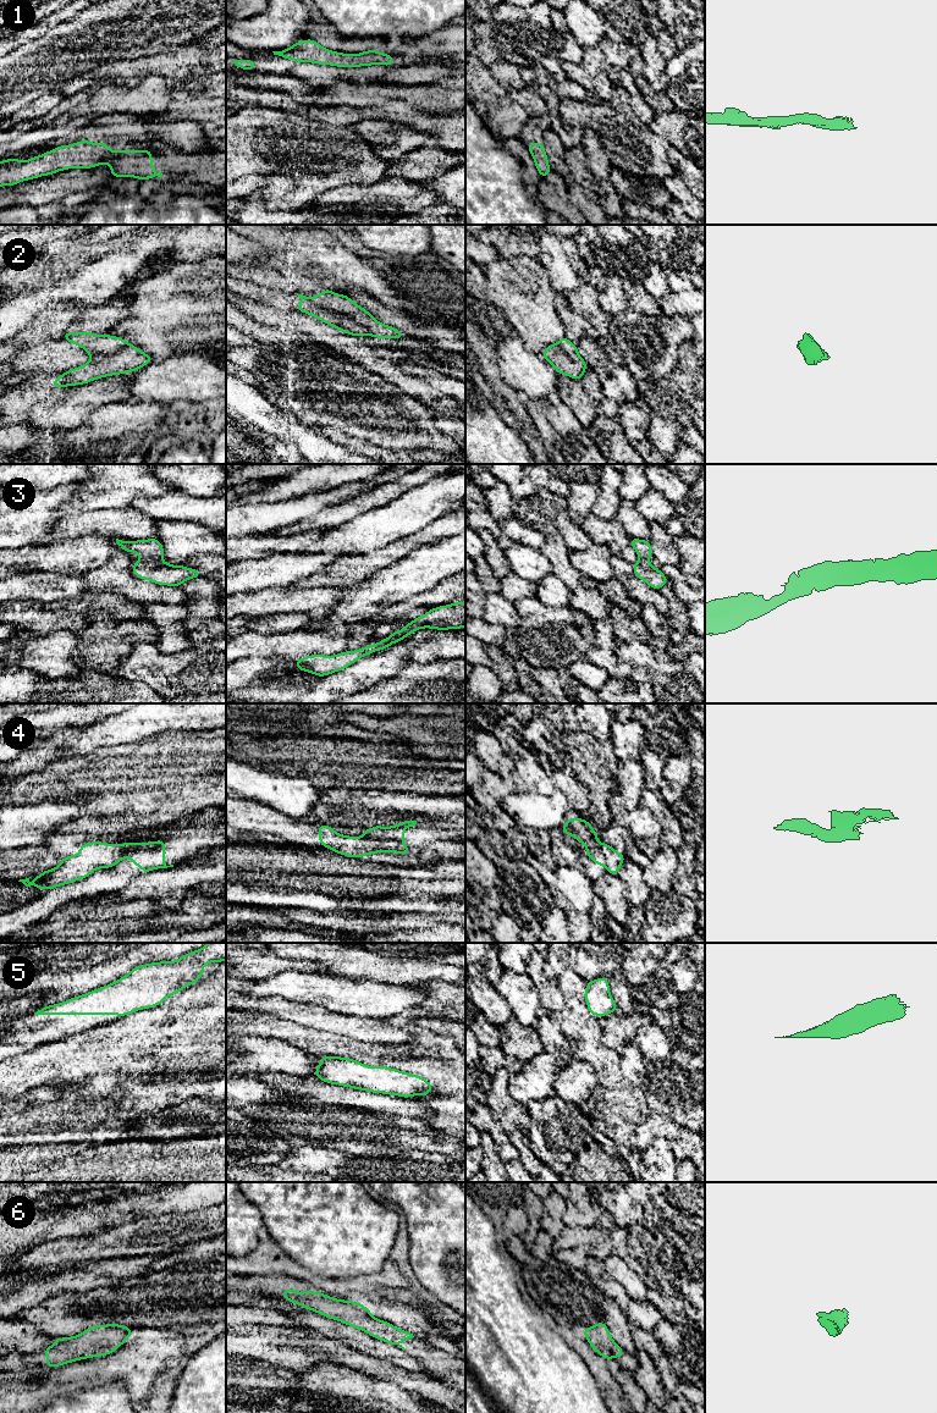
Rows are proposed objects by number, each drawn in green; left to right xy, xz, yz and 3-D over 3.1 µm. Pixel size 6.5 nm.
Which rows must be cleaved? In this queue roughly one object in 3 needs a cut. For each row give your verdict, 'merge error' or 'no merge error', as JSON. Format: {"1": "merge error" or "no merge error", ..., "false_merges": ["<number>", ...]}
{"1": "no merge error", "2": "merge error", "3": "no merge error", "4": "merge error", "5": "no merge error", "6": "no merge error", "false_merges": ["2", "4"]}

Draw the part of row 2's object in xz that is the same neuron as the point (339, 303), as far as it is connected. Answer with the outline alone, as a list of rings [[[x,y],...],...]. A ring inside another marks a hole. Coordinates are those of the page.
[[[325,288],[310,298],[316,305],[343,314],[365,329],[364,335],[376,338],[401,340],[406,336],[397,329],[379,322],[369,311],[353,302],[348,296],[338,294]]]

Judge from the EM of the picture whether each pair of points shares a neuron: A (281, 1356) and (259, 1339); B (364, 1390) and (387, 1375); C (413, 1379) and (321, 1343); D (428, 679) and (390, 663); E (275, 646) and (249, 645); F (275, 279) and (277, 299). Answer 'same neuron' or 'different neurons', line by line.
A: same neuron
B: different neurons
C: same neuron
D: different neurons
E: same neuron
F: different neurons

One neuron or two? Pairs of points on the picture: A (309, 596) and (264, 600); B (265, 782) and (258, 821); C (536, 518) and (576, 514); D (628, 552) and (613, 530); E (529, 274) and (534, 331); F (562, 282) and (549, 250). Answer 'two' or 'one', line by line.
A: one
B: two
C: two
D: one
E: one
F: one

